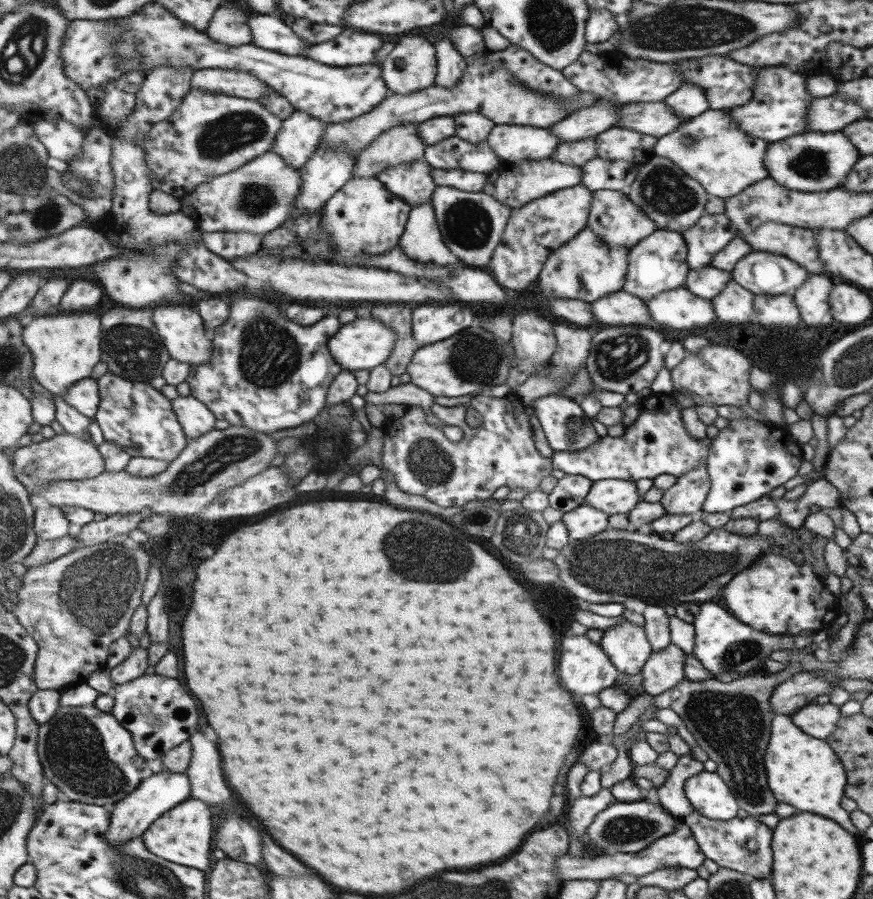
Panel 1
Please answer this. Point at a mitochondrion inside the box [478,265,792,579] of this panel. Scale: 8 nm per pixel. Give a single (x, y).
(617, 358)

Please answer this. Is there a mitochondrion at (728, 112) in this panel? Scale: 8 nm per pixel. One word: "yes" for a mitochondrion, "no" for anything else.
no

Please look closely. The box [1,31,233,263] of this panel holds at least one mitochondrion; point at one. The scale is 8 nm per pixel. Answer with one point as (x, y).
(48, 213)

